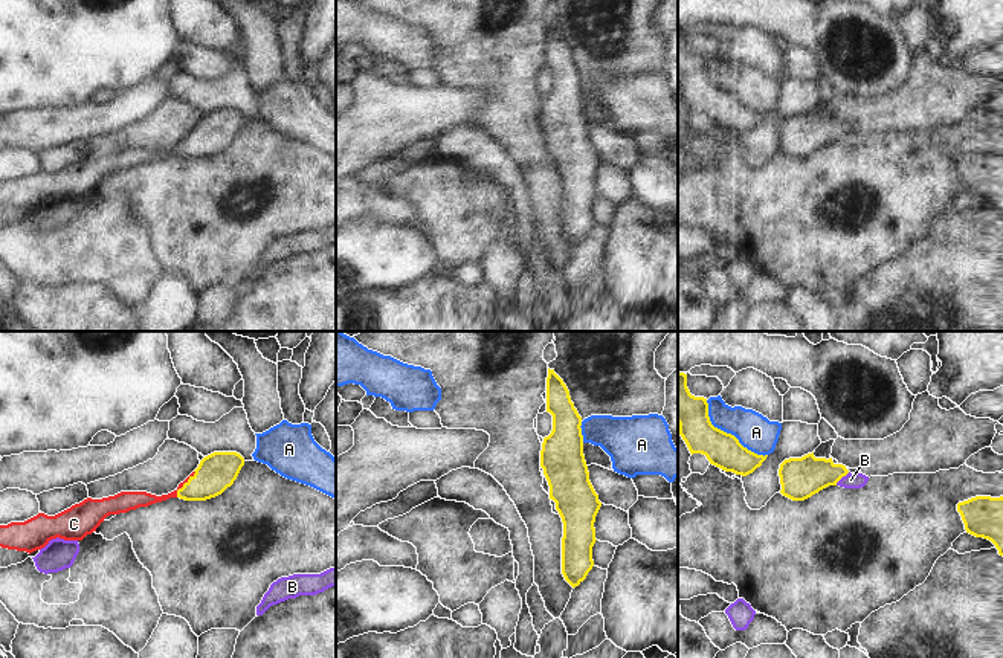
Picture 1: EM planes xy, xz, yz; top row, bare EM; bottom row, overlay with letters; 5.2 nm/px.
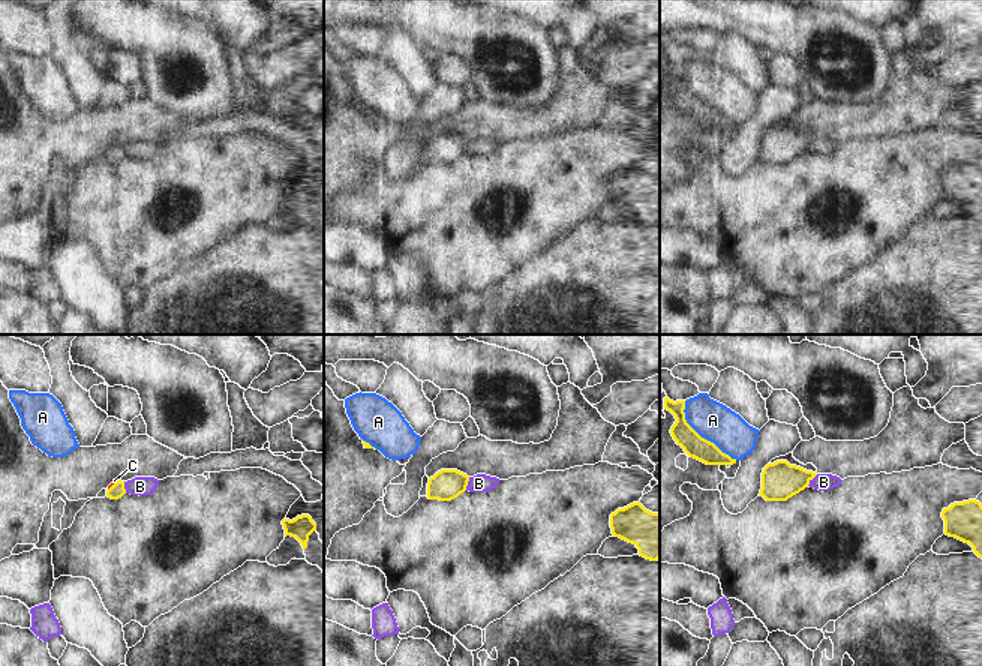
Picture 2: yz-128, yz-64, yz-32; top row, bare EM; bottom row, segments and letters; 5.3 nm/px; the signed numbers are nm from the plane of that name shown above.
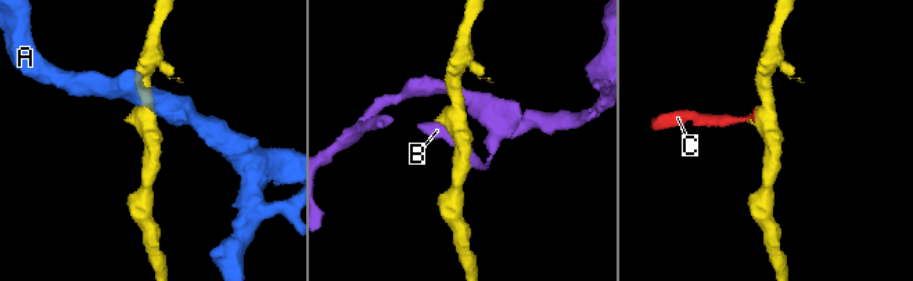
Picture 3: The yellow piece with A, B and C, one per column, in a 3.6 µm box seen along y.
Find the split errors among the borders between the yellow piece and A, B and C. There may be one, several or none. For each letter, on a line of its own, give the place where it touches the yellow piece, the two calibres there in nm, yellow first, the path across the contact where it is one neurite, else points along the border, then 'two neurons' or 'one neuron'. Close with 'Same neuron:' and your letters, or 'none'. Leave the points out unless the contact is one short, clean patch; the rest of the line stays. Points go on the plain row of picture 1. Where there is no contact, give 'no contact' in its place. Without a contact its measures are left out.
A: meets yellow in yz at (728, 92); 190 nm thick on the yellow side, 190 nm on the other; two neurons
B: meets yellow in yz at (841, 135); 220 nm thick on the yellow side, 80 nm on the other; two neurons
C: meets yellow in xy at (183, 142); 200 nm thick on the yellow side, 80 nm on the other; runs through xy (216, 130), (202, 142), (183, 142), (162, 156), (139, 156); one neuron
Same neuron: C

